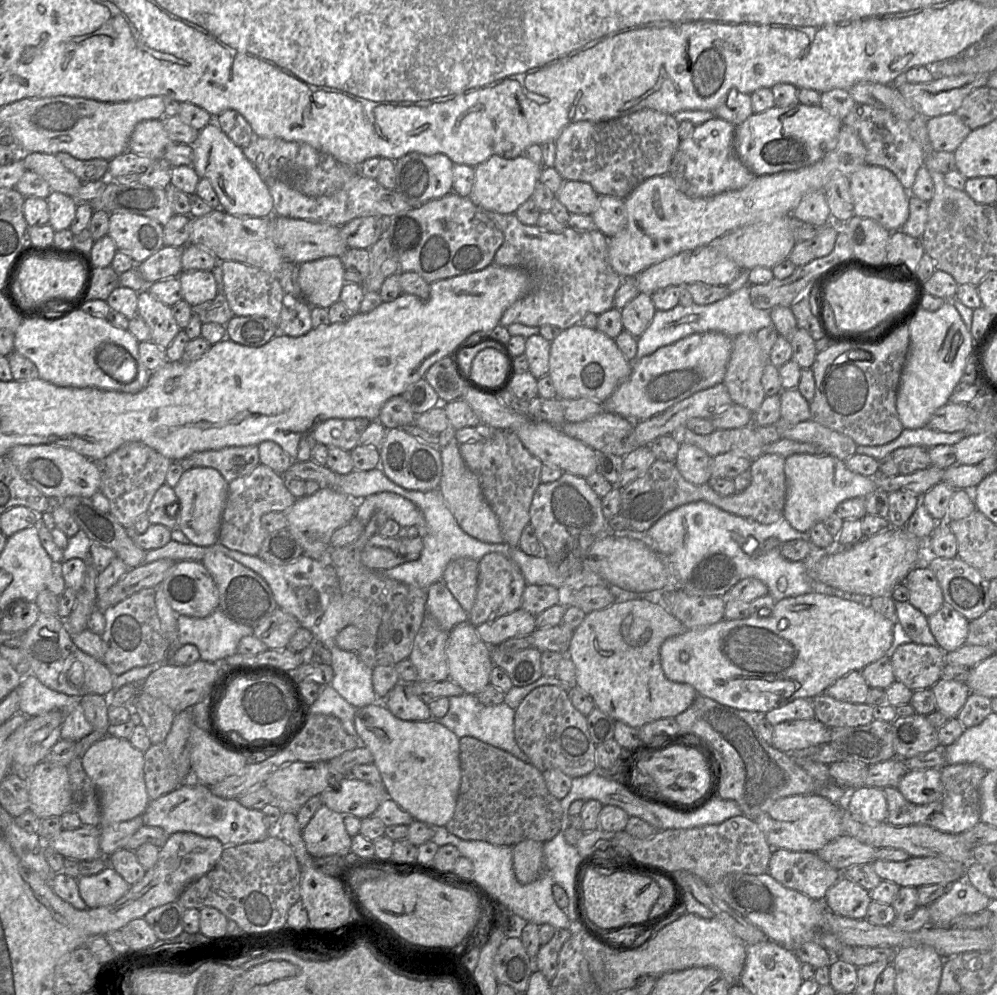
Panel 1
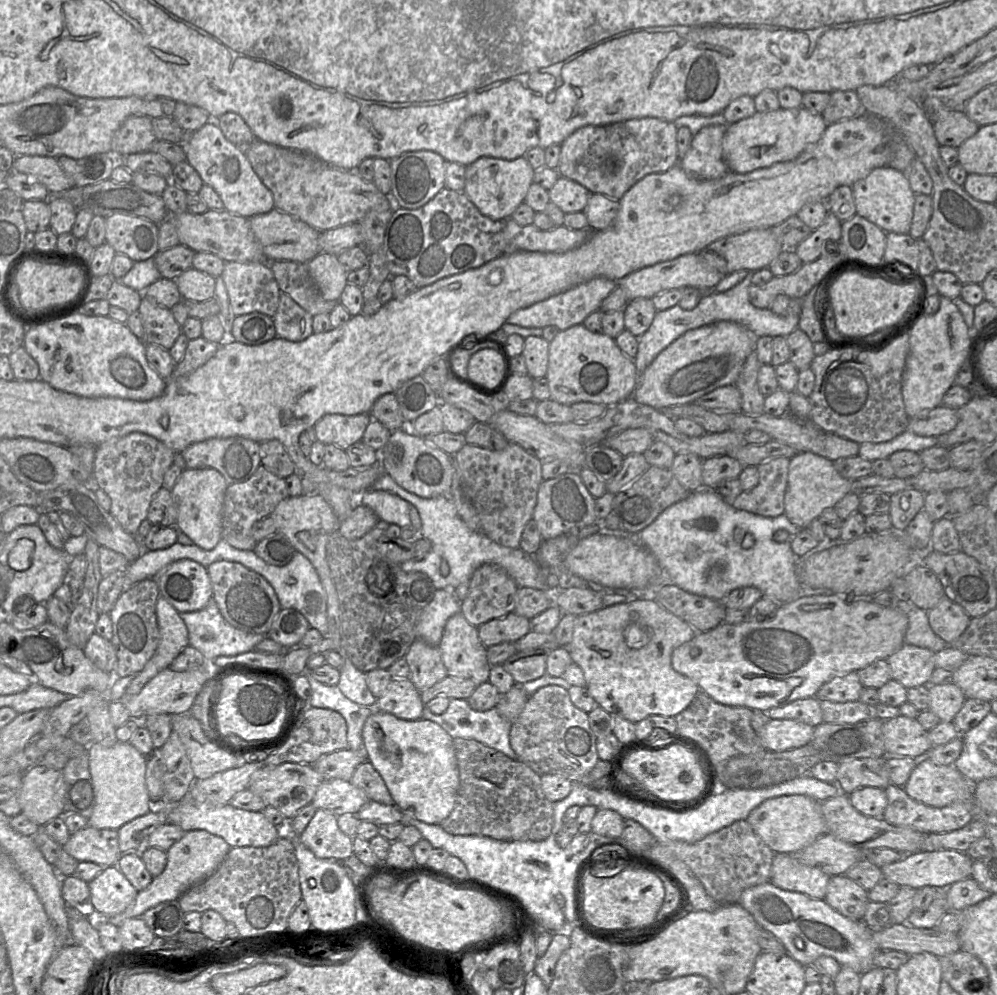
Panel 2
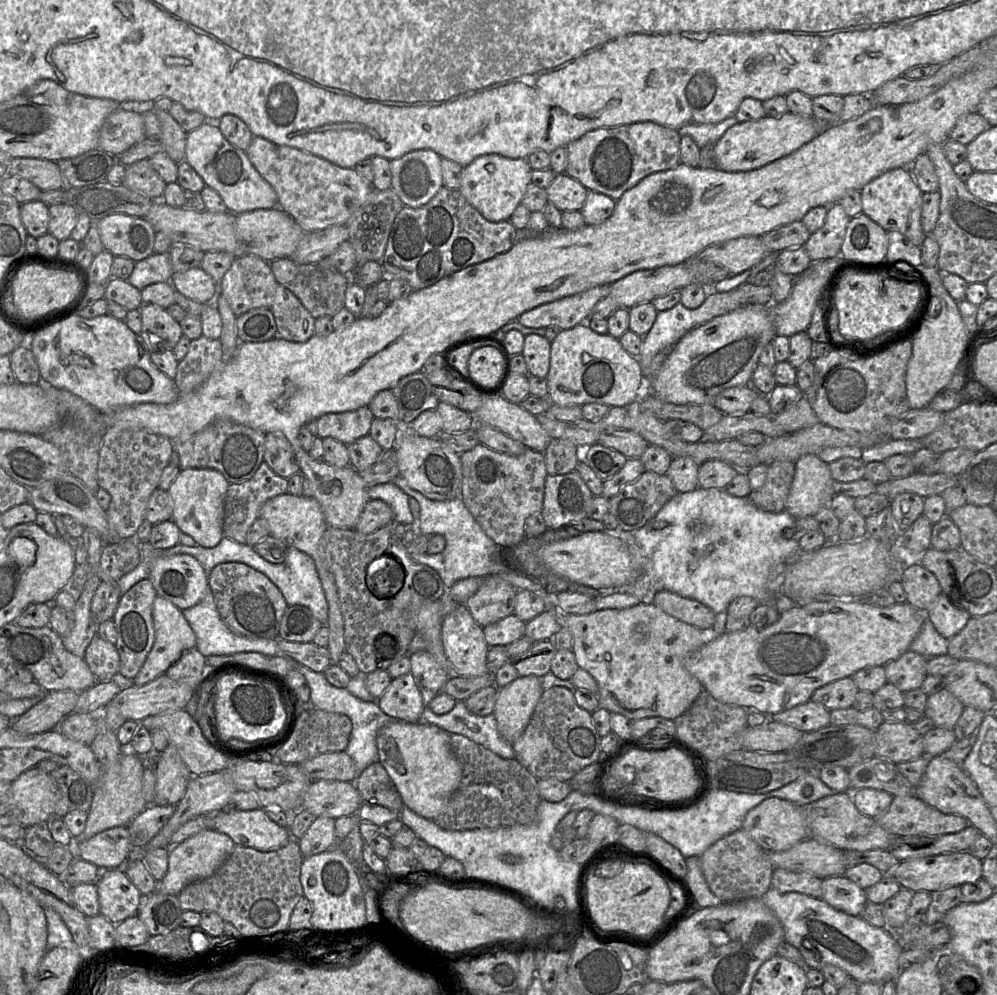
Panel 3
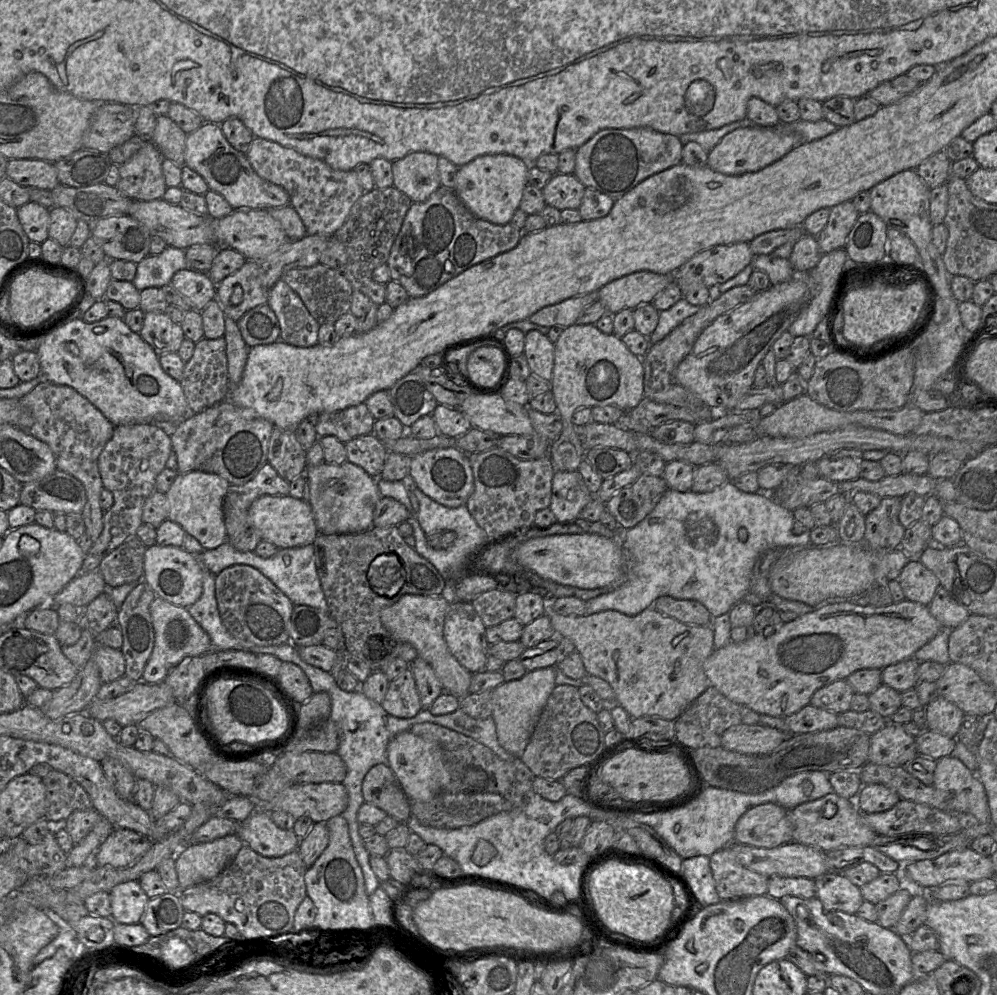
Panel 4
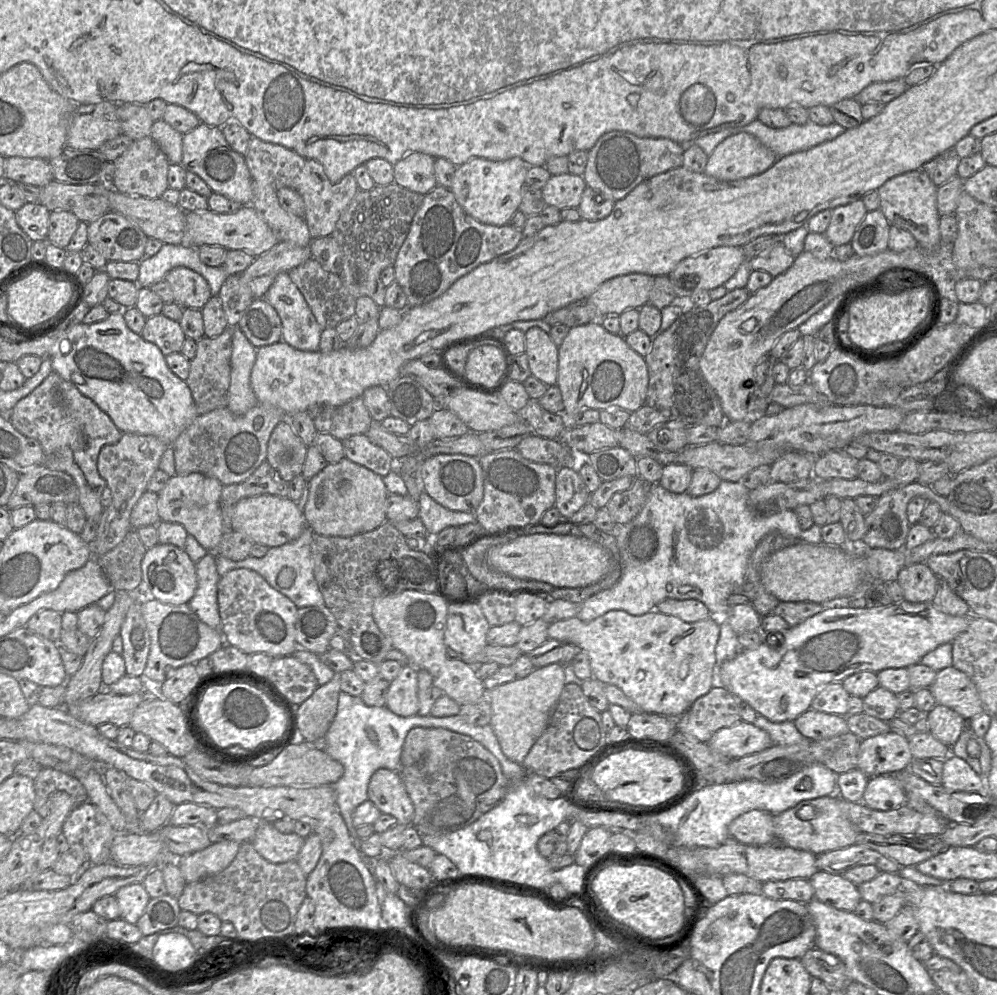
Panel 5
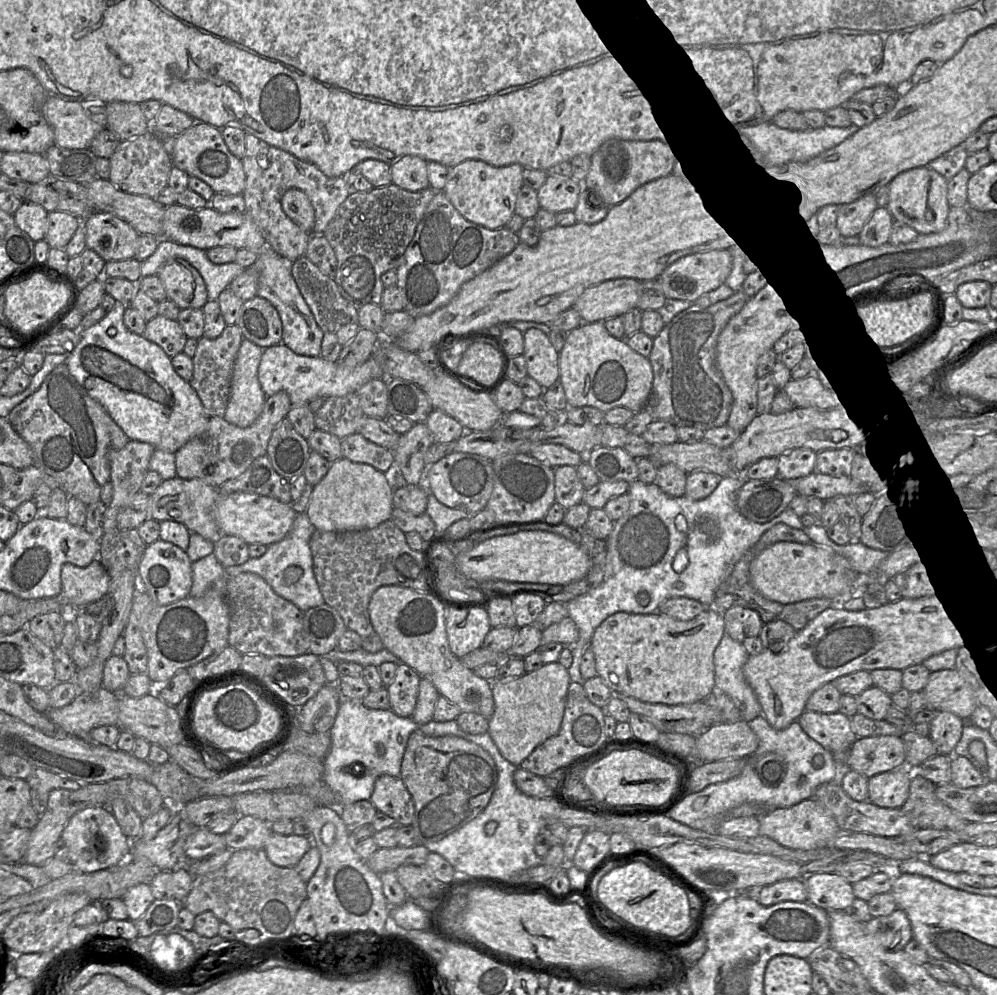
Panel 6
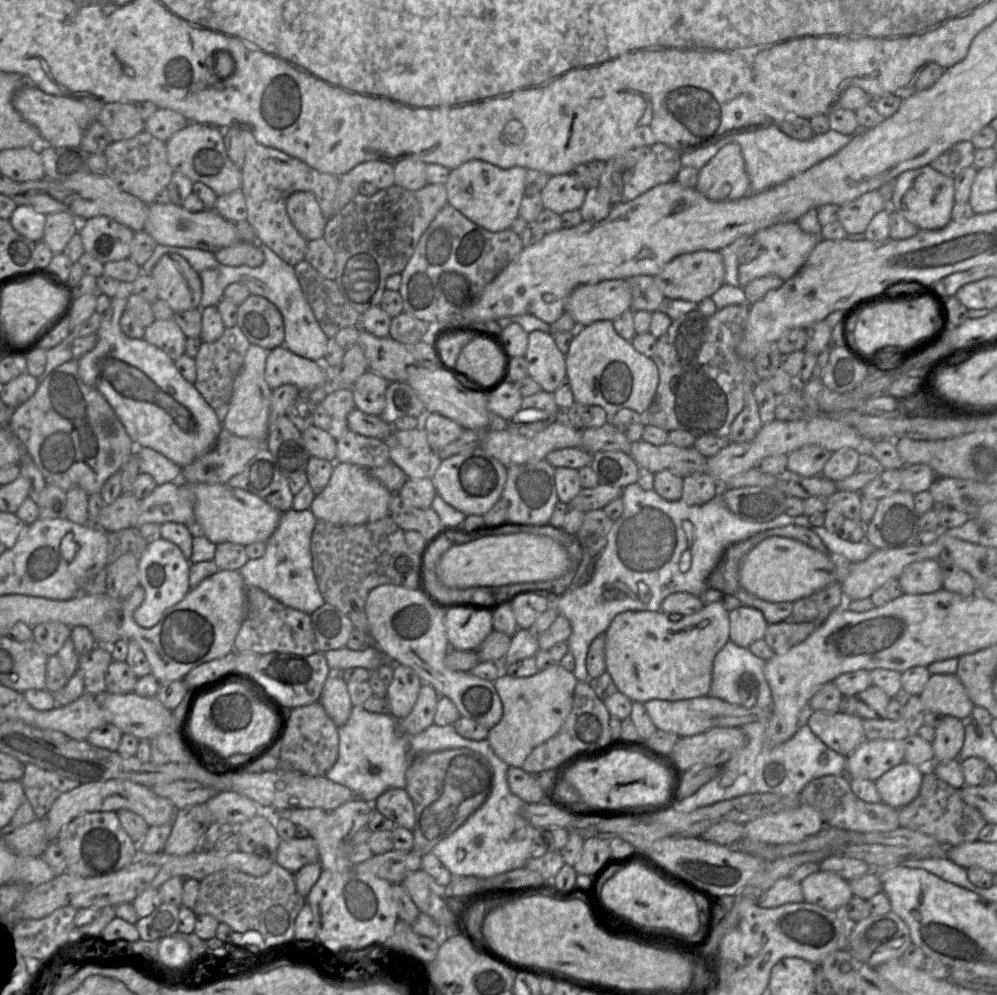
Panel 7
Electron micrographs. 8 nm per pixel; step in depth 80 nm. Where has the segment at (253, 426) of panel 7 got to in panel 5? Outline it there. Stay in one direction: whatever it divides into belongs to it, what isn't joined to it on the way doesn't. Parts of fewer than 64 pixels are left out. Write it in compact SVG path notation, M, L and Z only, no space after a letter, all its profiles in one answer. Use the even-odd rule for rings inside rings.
M238 326L231 328L233 334L227 408L234 415L243 415L258 404L250 384L258 348L249 342Z

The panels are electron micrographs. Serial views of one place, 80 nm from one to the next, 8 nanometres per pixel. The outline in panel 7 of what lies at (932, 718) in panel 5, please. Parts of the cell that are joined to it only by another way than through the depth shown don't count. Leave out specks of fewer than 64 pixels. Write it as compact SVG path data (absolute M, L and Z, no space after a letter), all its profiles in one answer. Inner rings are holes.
M945 716L935 728L935 738L932 742L934 762L946 762L956 759L962 749L965 737L965 722Z

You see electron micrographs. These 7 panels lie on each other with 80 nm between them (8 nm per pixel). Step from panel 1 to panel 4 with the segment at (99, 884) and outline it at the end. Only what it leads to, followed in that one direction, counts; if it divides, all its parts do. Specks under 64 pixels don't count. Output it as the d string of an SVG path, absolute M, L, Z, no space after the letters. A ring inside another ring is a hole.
M138 881L117 884L109 892L111 918L115 923L135 924L140 922L150 898Z

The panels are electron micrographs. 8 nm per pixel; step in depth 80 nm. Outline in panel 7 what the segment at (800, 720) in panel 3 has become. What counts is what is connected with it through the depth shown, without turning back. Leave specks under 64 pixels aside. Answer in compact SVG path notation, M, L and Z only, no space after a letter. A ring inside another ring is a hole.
M807 711L804 721L824 744L845 757L867 739L857 714Z

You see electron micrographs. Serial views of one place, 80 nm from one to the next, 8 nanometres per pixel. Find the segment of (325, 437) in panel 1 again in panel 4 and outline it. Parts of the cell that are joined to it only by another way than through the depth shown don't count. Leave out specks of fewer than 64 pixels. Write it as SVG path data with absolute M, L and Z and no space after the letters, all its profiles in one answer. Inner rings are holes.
M365 402L344 410L321 413L315 426L319 437L334 436L346 443L361 435L373 433L375 419Z

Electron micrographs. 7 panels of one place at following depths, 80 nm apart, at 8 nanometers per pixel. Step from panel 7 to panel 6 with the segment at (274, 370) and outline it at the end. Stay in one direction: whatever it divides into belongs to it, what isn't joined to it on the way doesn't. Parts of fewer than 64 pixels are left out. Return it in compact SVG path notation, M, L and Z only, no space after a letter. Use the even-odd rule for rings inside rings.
M282 342L263 350L258 367L258 380L267 397L284 391L289 395L291 405L308 404L321 397L341 397L356 393L358 389L371 379L386 378L383 369L372 355L364 363L355 367L347 367L320 356L310 357L294 353Z

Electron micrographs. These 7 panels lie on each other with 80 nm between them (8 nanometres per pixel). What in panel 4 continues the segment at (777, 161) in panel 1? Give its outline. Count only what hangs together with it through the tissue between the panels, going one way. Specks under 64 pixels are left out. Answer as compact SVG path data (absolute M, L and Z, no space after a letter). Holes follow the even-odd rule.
M752 125L732 130L708 152L707 165L725 175L741 175L757 172L781 159L800 143L795 133L779 131L777 128Z

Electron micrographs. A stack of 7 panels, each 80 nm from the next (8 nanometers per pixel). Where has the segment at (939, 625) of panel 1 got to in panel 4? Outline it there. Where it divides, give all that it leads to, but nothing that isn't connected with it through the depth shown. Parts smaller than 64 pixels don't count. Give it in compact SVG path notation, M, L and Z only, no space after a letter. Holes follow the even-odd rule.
M939 585L928 605L929 612L942 625L943 629L952 630L961 625L970 615L970 612L959 604L950 593Z

